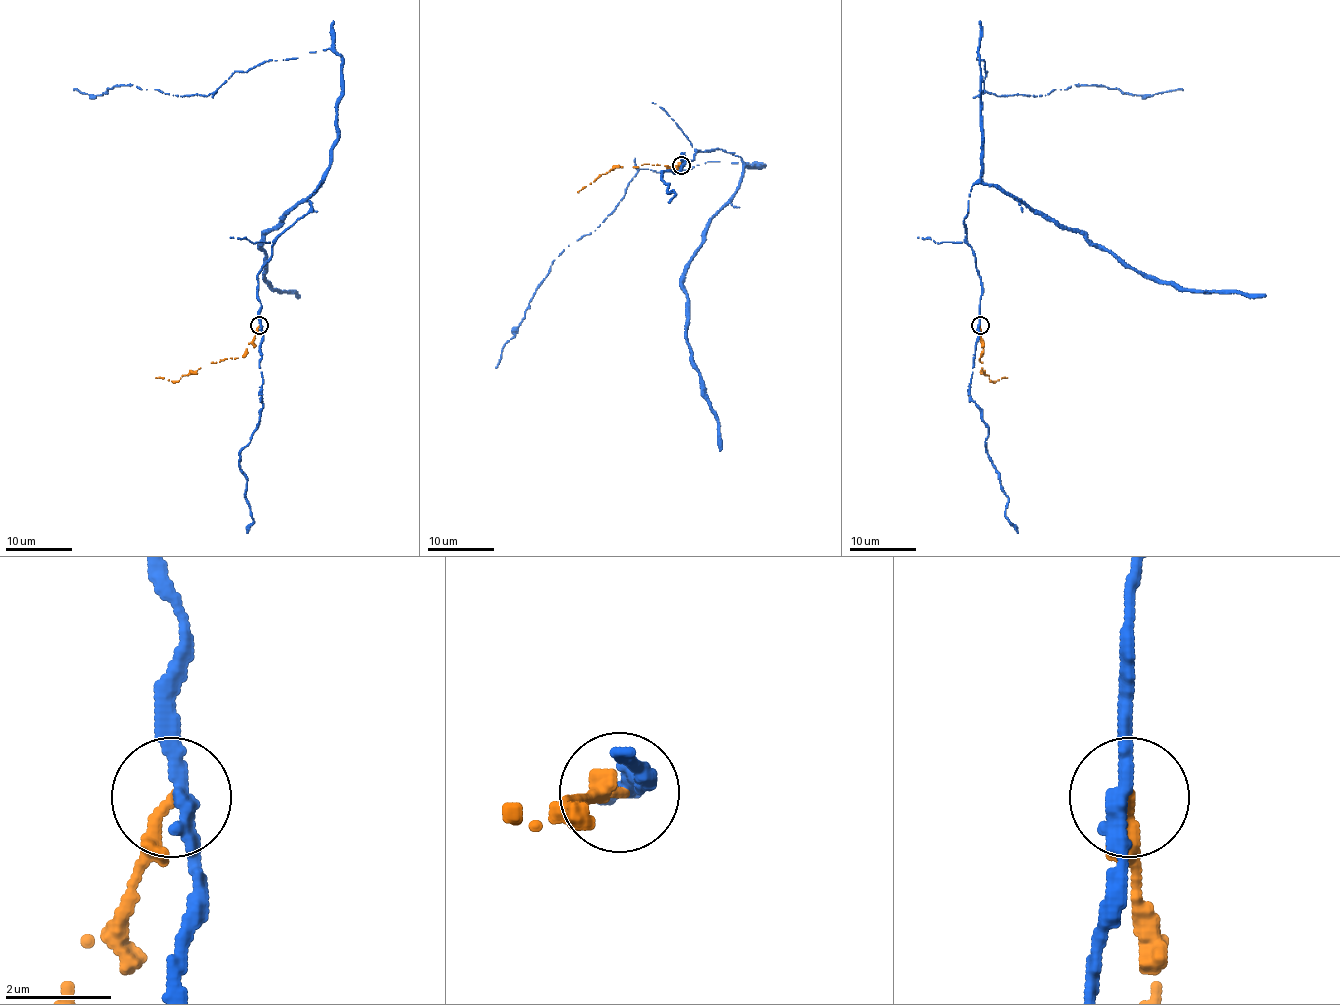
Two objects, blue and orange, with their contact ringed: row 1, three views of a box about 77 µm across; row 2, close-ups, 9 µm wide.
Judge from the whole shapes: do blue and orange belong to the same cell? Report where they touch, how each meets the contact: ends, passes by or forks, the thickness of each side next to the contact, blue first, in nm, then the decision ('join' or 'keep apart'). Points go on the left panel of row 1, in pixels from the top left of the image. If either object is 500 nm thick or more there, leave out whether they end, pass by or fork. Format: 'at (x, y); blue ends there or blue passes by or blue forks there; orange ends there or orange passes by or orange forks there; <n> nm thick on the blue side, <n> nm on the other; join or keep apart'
at (259, 325); blue passes by; orange passes by; 320 nm thick on the blue side, 200 nm on the other; keep apart

